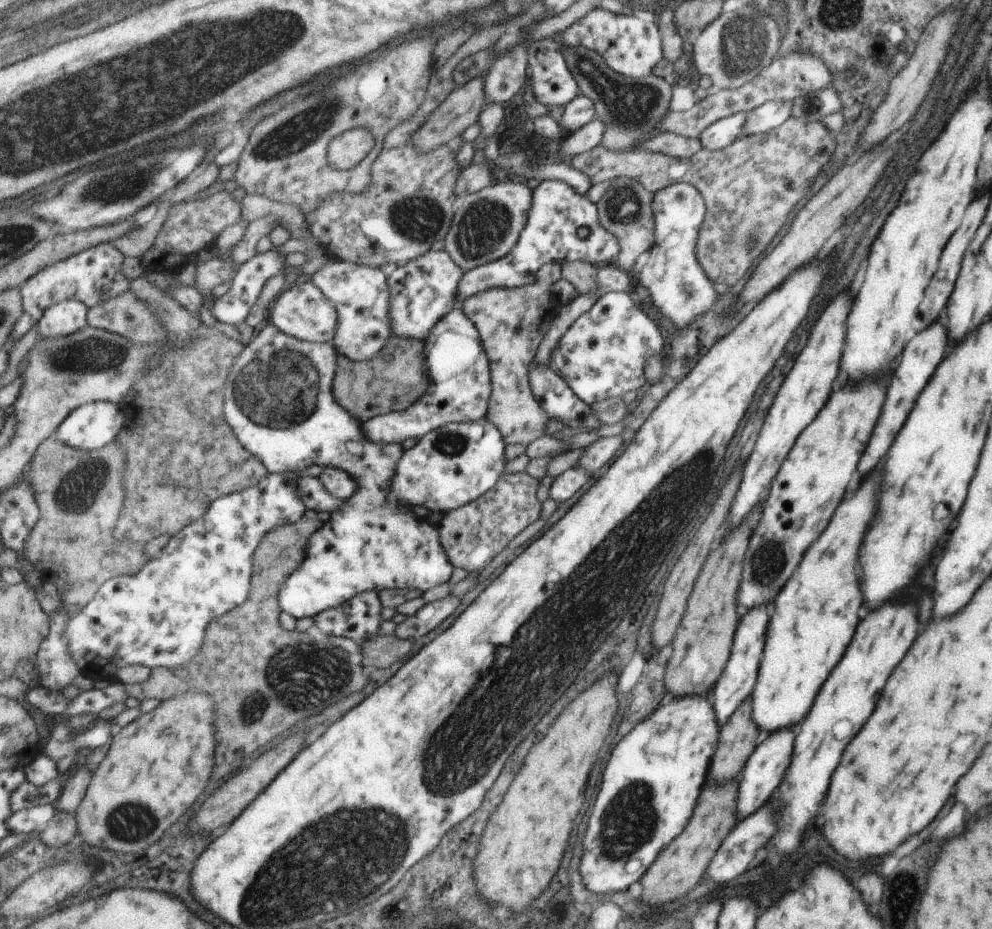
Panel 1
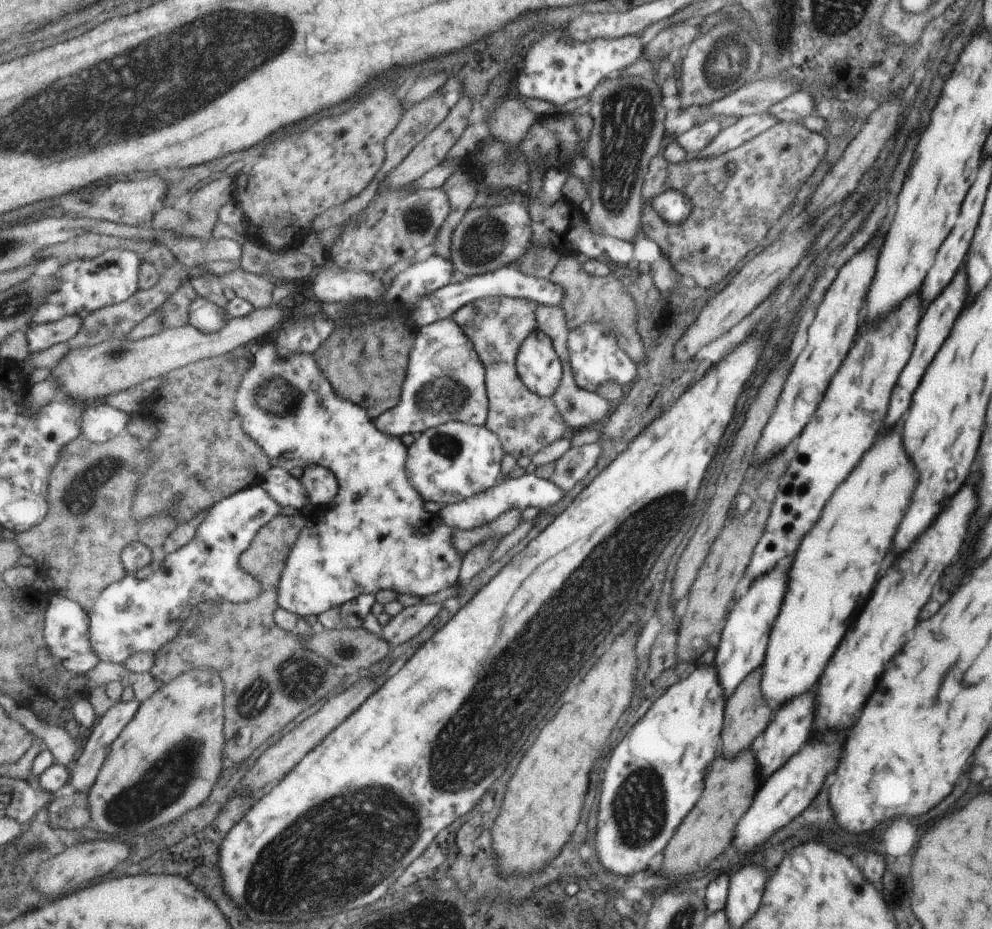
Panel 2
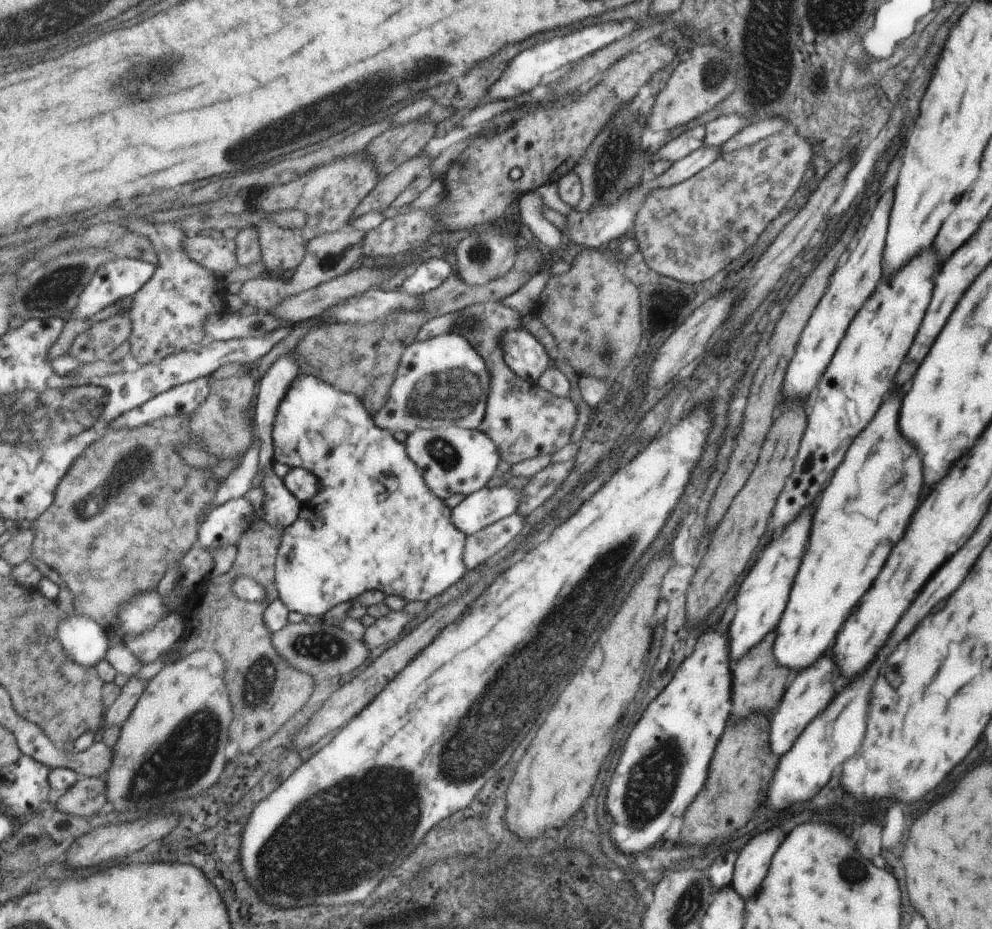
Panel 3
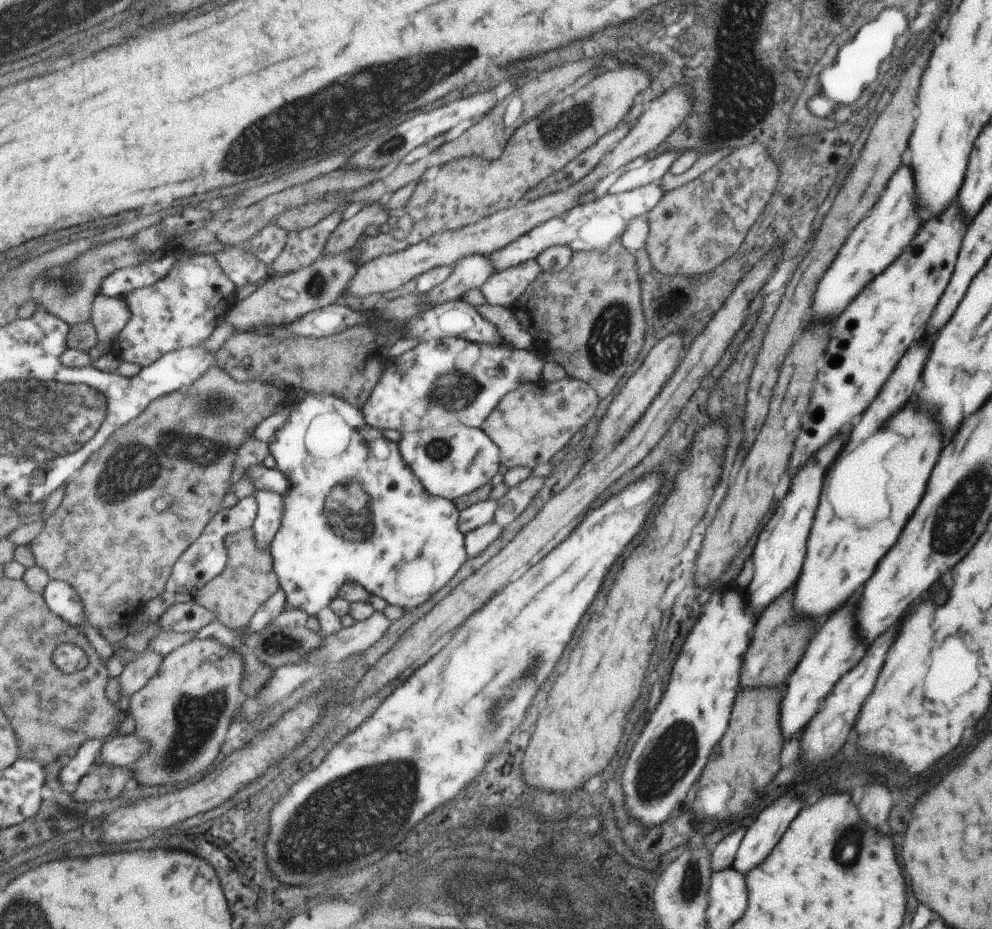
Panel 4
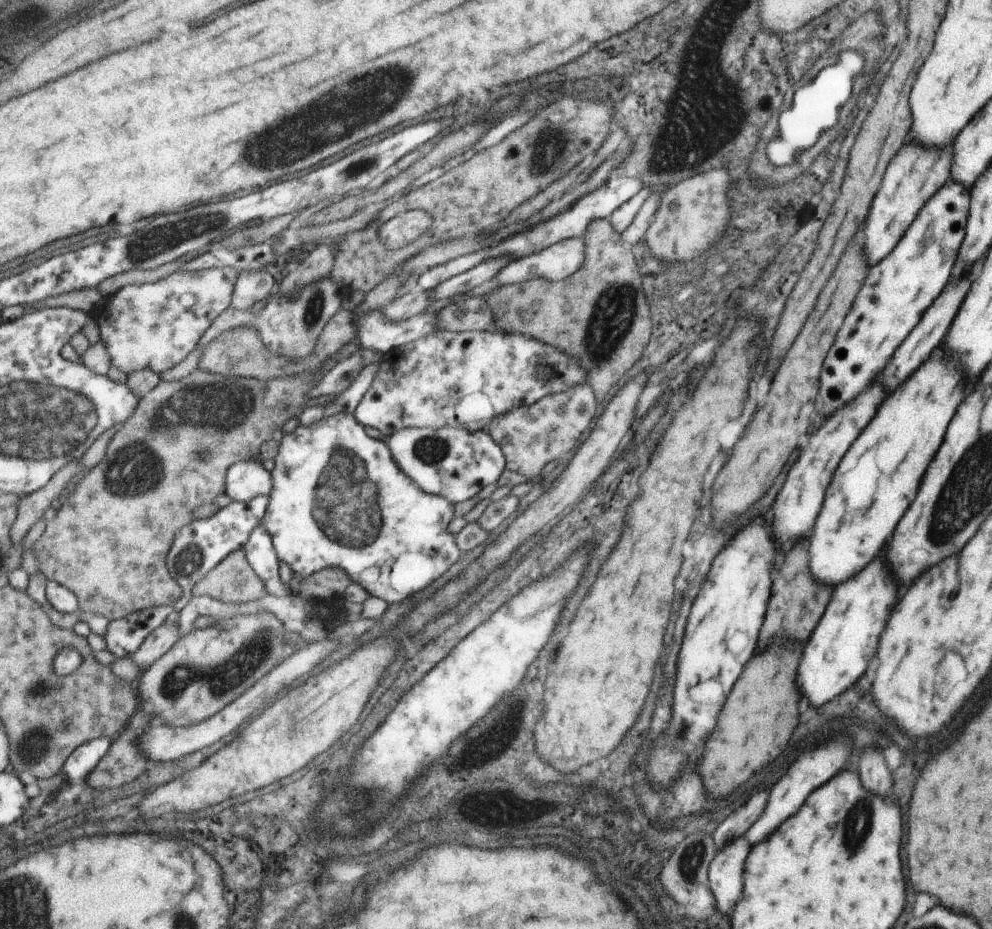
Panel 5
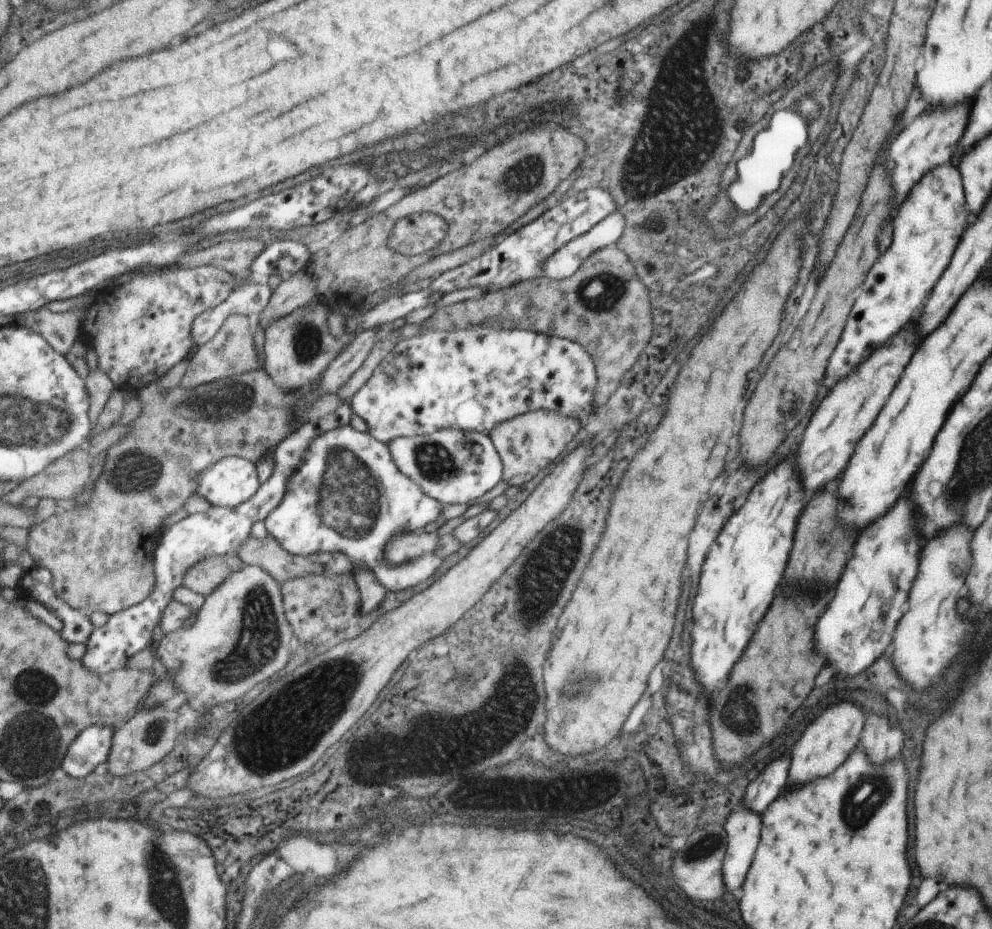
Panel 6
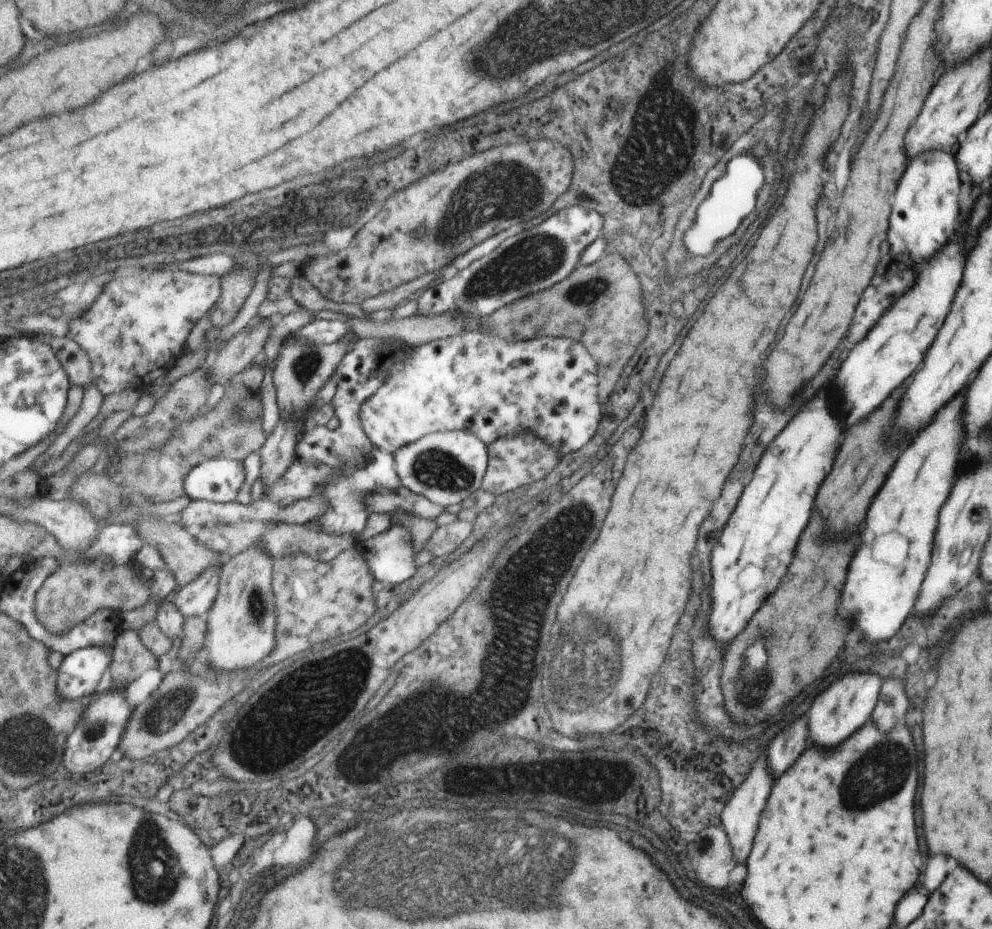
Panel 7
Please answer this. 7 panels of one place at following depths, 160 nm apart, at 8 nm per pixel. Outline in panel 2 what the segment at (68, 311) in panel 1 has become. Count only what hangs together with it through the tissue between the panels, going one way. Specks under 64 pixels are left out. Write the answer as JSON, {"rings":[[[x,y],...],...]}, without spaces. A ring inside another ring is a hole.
{"rings":[[[78,316],[65,317],[50,323],[30,323],[26,326],[30,352],[40,353],[59,343],[67,342],[77,336],[83,326],[84,320]]]}

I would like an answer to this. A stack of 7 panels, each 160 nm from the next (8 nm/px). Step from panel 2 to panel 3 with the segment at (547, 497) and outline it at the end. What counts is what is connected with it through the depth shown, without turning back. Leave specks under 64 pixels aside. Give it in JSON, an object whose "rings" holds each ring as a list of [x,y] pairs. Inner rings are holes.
{"rings":[[[505,486],[472,492],[451,509],[453,524],[466,536],[514,514],[522,499],[518,490]]]}

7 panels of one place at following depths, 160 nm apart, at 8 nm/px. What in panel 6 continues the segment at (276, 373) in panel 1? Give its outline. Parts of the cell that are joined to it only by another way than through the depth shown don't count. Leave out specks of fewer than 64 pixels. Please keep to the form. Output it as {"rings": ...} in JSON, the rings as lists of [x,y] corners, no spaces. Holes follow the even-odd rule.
{"rings":[[[346,425],[327,431],[315,439],[306,453],[304,464],[290,481],[288,494],[265,520],[265,527],[283,548],[293,554],[345,553],[355,564],[355,568],[357,565],[365,565],[373,570],[391,595],[395,590],[405,590],[409,586],[425,582],[437,570],[442,558],[438,558],[433,552],[425,553],[425,556],[410,563],[394,567],[384,559],[387,543],[403,529],[423,533],[425,524],[435,520],[439,511],[439,502],[430,497],[420,484],[401,472],[387,443],[377,440],[368,431],[359,432]]]}

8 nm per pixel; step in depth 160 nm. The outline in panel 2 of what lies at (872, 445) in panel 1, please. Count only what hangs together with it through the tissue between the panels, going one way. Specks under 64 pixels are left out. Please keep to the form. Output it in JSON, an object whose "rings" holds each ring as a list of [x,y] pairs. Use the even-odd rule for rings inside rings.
{"rings":[[[961,270],[953,278],[953,284],[949,284],[949,288],[945,288],[945,292],[941,292],[941,296],[937,296],[937,300],[933,300],[925,308],[925,320],[921,320],[921,324],[917,324],[917,348],[913,348],[913,356],[909,356],[909,364],[905,364],[905,372],[901,372],[901,380],[897,380],[897,392],[893,392],[893,404],[889,404],[889,420],[885,420],[885,424],[891,426],[907,410],[909,400],[911,400],[911,392],[919,384],[919,378],[923,376],[923,370],[931,362],[933,354],[939,350],[941,342],[949,334],[949,328],[951,328],[953,320],[957,318],[959,310],[963,308],[965,292],[967,292],[967,282],[965,282],[965,272]]]}

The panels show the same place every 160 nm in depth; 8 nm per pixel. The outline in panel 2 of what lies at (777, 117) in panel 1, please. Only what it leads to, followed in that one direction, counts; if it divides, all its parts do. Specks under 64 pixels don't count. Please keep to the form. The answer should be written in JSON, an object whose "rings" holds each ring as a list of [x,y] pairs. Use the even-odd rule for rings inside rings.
{"rings":[[[767,112],[742,116],[734,124],[721,128],[703,149],[690,157],[697,159],[718,157],[724,152],[737,148],[775,123],[776,120]]]}

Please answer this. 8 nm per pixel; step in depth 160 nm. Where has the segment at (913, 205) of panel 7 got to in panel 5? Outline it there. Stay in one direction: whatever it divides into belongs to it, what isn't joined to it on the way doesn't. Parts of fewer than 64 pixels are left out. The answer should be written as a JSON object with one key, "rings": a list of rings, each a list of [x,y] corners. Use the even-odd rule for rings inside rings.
{"rings":[[[952,181],[945,184],[945,188],[941,186],[936,194],[929,204],[926,202],[920,208],[900,238],[901,244],[893,249],[893,256],[872,266],[835,336],[820,374],[821,408],[825,416],[879,379],[900,342],[920,322],[923,310],[937,298],[949,280],[951,266],[963,240],[969,190]]]}

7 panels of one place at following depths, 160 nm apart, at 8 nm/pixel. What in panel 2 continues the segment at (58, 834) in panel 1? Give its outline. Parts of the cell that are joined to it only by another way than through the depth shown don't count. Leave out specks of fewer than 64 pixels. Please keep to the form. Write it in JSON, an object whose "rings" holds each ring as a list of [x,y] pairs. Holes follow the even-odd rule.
{"rings":[[[67,790],[54,796],[47,809],[51,827],[71,831],[82,829],[88,820],[92,820],[89,793],[85,791]]]}

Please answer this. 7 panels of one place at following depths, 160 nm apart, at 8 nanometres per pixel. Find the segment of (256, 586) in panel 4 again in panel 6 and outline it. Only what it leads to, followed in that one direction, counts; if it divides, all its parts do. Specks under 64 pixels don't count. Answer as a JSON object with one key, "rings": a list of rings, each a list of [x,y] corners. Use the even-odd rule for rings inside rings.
{"rings":[[[209,555],[186,572],[182,584],[196,593],[207,596],[224,583],[229,575],[245,566],[237,555]]]}

